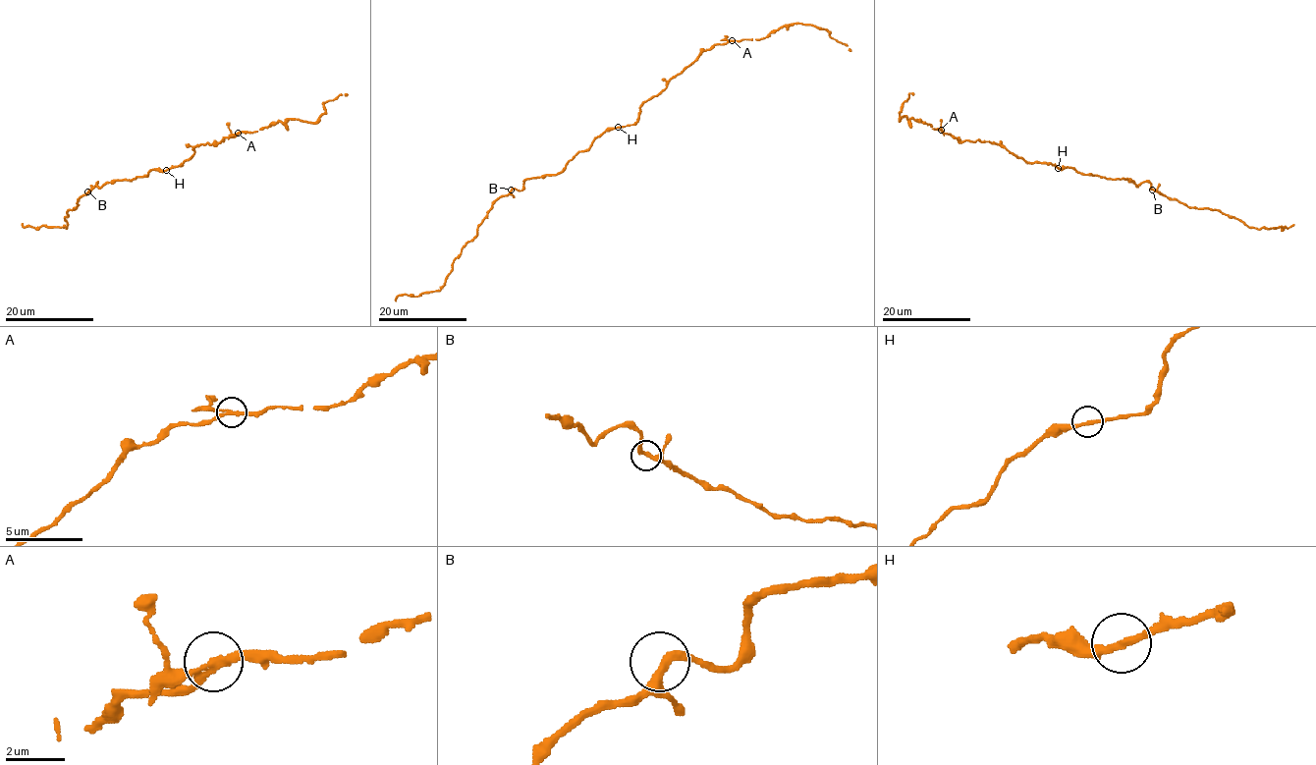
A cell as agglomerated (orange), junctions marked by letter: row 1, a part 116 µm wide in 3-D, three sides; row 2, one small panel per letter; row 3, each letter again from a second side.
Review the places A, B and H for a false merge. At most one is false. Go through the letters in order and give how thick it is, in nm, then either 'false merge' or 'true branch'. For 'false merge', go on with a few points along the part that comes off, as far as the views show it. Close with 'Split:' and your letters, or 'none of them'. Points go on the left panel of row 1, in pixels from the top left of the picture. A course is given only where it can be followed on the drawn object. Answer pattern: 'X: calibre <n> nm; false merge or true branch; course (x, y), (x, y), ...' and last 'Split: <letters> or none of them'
A: calibre 190 nm; false merge
B: calibre 240 nm; true branch
H: calibre 240 nm; true branch
Split: A

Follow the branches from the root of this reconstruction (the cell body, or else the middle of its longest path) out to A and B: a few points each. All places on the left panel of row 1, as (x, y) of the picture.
A: (160, 170), (182, 166), (189, 161), (194, 147), (207, 143), (216, 145), (238, 133)
B: (160, 170), (151, 169), (148, 176), (136, 176), (132, 180), (114, 180), (100, 188), (96, 183), (87, 191)

